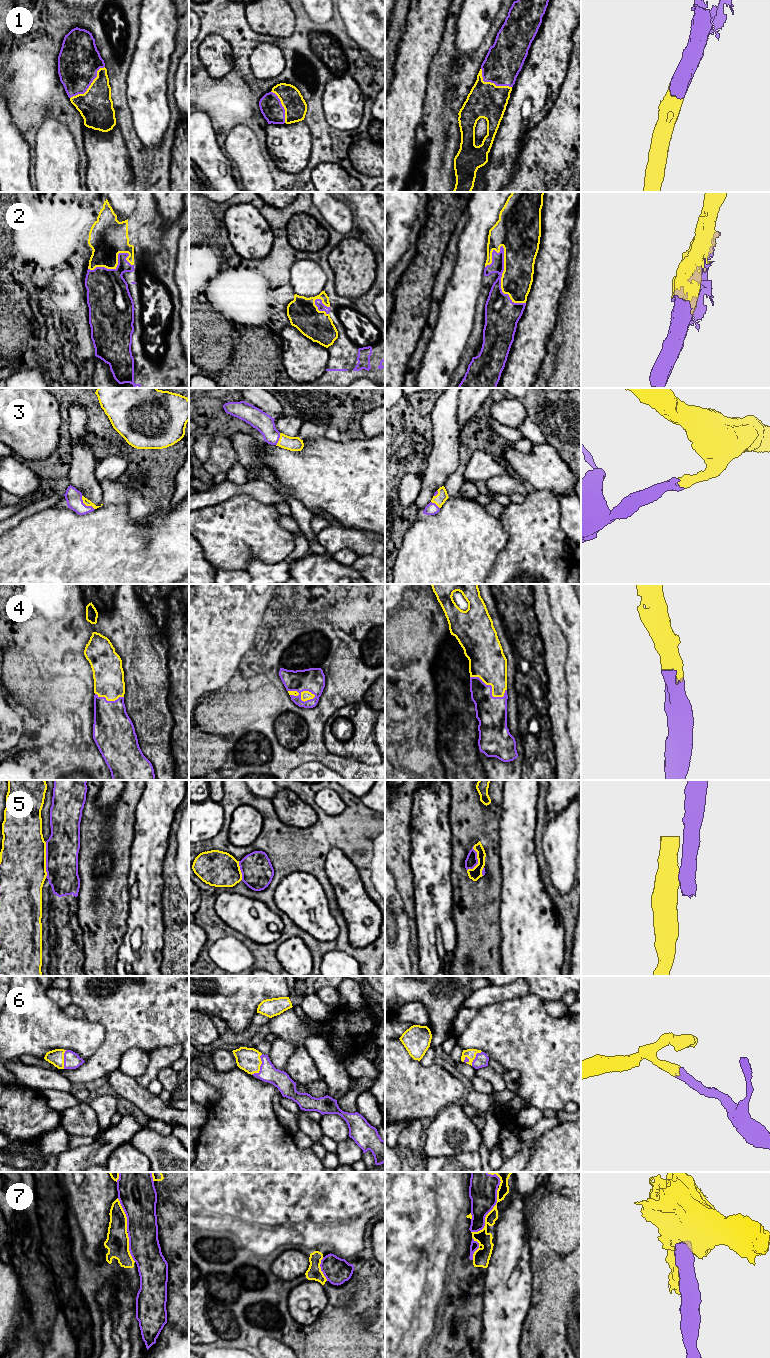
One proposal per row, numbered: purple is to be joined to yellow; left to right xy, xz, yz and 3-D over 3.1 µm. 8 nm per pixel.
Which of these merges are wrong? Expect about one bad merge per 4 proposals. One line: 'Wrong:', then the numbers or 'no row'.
Wrong: 5

